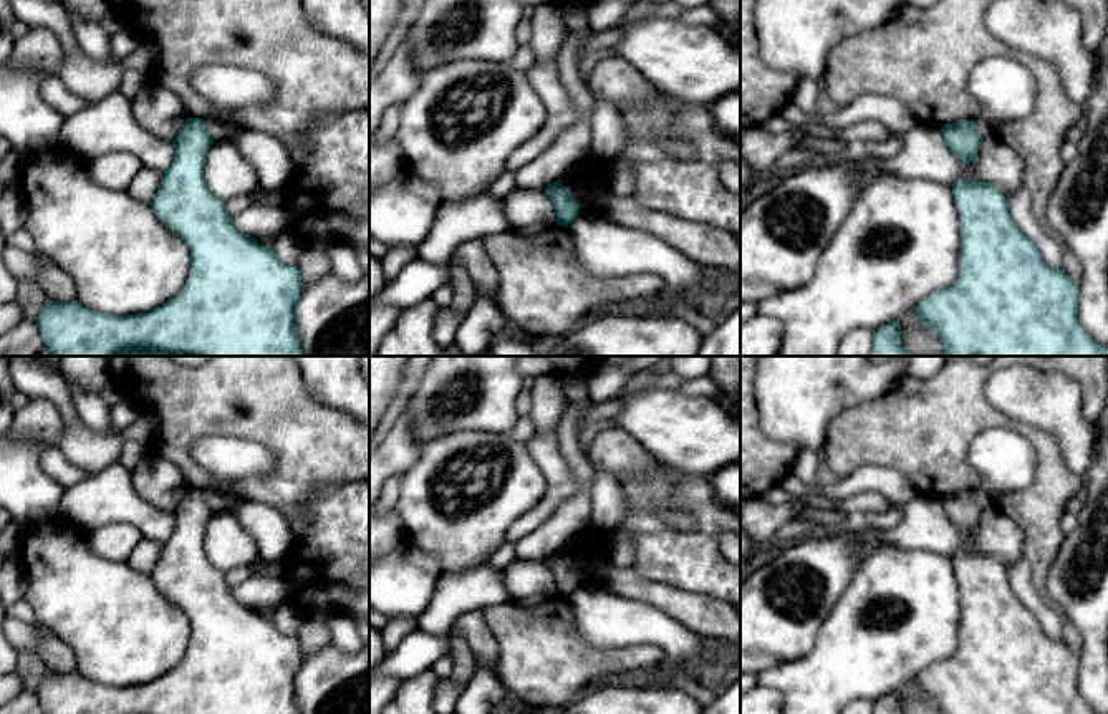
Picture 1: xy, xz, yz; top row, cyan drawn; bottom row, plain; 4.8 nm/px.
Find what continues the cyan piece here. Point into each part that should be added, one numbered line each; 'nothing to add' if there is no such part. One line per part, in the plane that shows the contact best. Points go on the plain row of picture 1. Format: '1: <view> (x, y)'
nothing to add

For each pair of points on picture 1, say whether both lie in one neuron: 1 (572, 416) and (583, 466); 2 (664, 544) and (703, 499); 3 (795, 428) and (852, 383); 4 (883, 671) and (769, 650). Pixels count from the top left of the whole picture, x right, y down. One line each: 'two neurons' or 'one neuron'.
1: one neuron
2: one neuron
3: one neuron
4: two neurons

